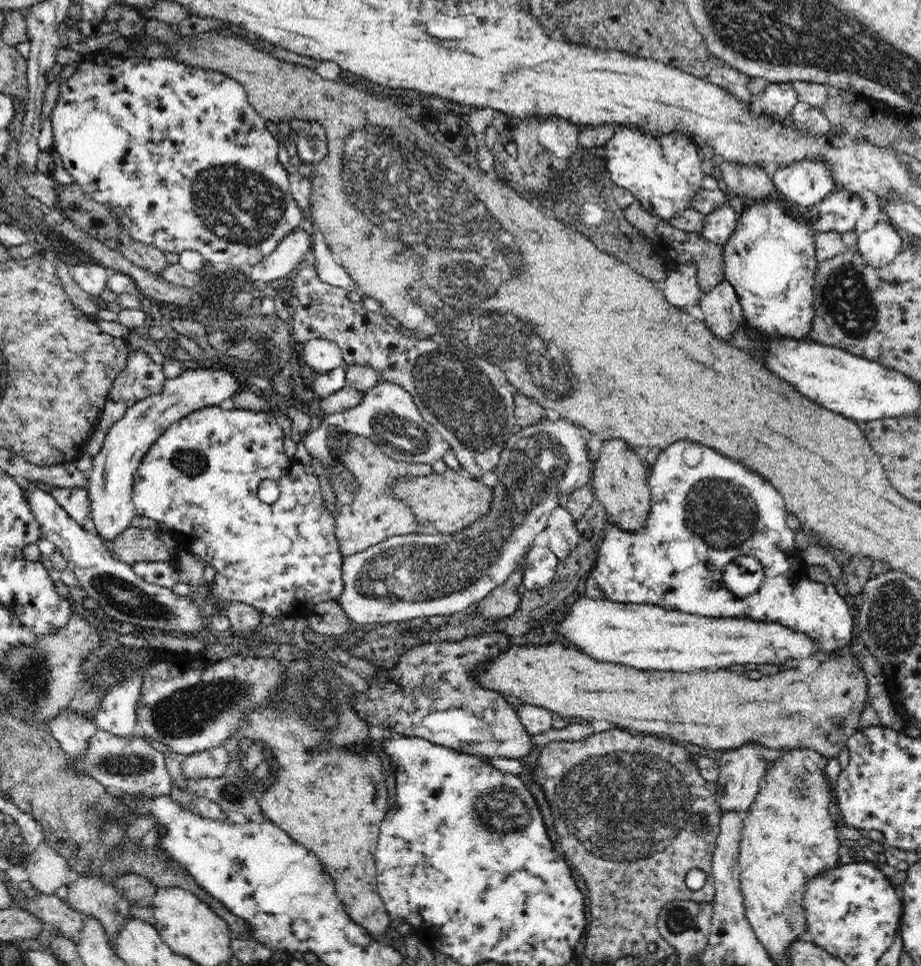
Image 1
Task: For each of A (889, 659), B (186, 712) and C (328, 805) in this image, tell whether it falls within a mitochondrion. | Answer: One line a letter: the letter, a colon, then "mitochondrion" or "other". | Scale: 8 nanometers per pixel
A: mitochondrion
B: mitochondrion
C: other

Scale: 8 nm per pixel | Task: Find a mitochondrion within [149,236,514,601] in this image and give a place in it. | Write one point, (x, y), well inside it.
(461, 394)

